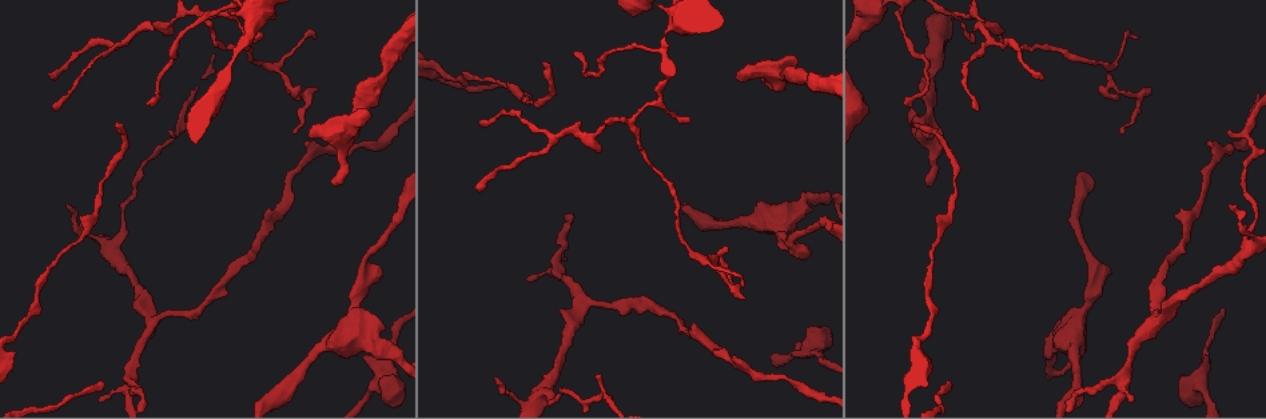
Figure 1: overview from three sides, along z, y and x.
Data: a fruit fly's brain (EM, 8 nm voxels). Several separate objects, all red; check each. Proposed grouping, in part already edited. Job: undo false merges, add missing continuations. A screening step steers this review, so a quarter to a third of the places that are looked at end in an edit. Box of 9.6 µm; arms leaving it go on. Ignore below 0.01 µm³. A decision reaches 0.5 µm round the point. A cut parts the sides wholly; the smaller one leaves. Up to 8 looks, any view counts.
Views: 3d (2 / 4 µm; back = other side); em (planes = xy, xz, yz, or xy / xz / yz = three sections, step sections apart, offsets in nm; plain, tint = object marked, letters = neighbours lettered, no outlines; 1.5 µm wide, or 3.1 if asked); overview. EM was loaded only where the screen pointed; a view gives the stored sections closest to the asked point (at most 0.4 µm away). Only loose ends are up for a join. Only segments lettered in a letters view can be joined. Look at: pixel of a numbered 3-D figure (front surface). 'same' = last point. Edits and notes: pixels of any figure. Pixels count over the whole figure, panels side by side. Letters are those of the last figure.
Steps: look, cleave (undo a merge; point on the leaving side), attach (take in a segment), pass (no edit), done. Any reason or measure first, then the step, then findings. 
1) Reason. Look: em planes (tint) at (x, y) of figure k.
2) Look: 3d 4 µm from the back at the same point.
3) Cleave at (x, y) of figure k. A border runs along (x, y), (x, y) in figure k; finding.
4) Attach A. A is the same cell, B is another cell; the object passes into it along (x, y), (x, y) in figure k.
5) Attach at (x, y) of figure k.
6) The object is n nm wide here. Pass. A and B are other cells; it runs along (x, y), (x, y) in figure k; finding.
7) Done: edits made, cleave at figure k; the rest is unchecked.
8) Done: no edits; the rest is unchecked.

Free end. Look: 3d 2 µm from the back at (740, 285) of figure 1.

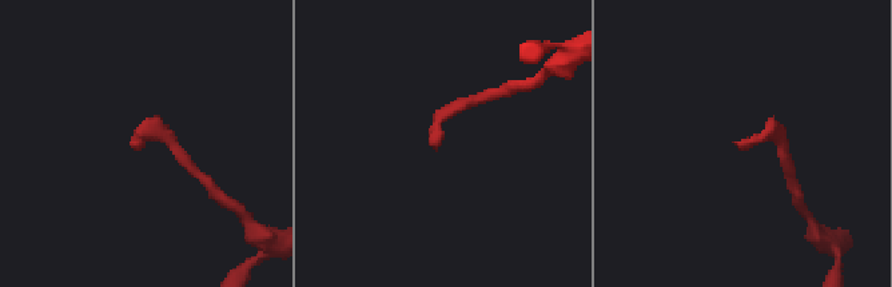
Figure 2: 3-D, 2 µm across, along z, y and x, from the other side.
Look: em planes (letters) at (135, 145) of figure 2.

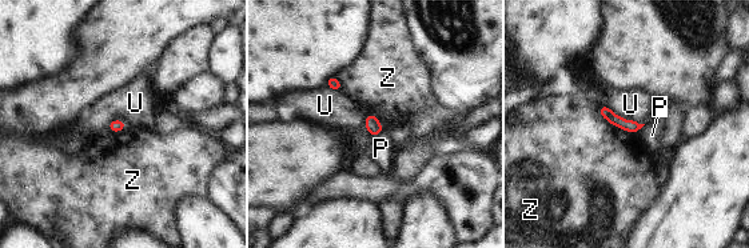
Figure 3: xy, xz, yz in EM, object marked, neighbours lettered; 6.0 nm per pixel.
The longest contact is with Z, 280 nm. Pass. P, U and Z are other cells; a border runs along (597, 111), (610, 123), (636, 134) in figure 3; no lettered segment goes on from it.

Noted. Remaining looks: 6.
Tapers out. Look: em xy step 4 (letters) at (1004, 32) of figure 1.

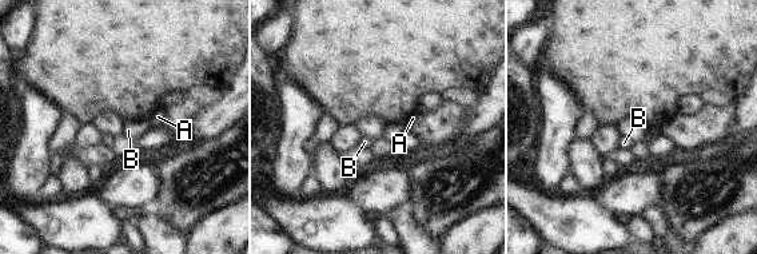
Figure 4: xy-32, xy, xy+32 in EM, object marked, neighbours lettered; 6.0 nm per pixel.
Another direction. Look: em planes (letters) at the same point.

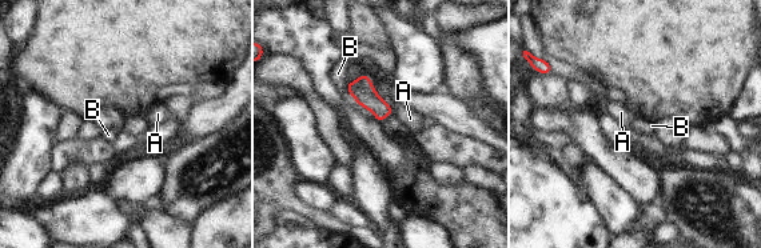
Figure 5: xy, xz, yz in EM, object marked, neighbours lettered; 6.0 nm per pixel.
The object is 120 nm wide here. Pass. A and B are other cells; a border runs along (346, 80), (346, 91), (375, 119) in figure 5; none of them fits.

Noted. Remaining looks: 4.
Thick end. Look: 3d 2 µm from the back at (931, 137) of figure 1.

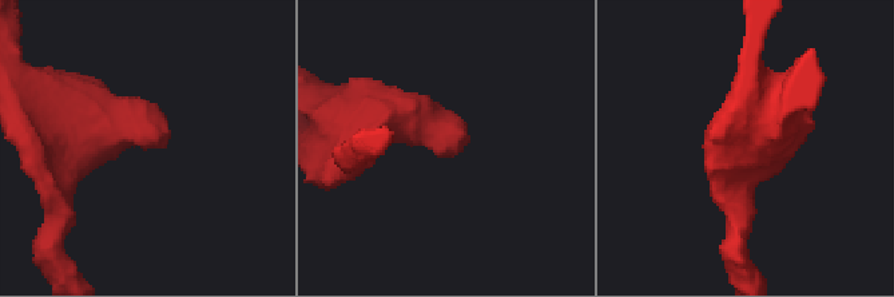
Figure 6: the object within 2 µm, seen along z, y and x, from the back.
Look: em xz step 8 (letters) at (160, 138) of figure 6.

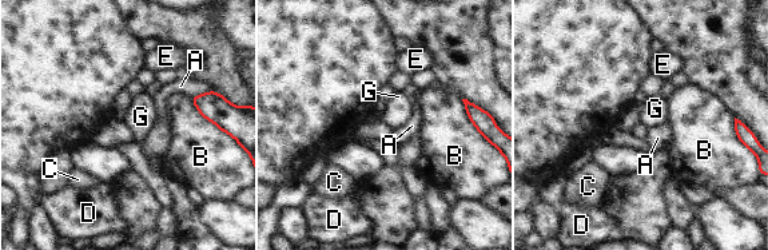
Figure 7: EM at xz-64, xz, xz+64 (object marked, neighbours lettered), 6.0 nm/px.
Look: em planes (letters) at the same point.

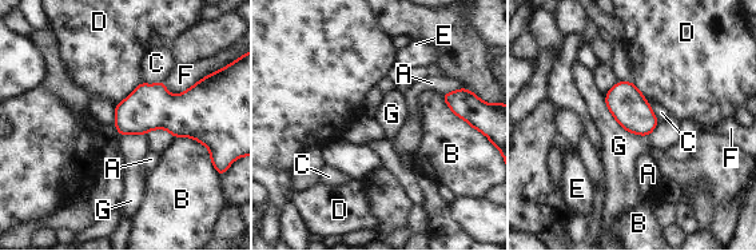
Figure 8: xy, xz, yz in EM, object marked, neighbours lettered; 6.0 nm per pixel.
Pass. A, B, C, D, E, F and G are other cells; a border runs along (140, 82), (115, 106) in figure 8; no lettered segment goes on from it.

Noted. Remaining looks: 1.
Done: no edits; the rest is unchecked.

